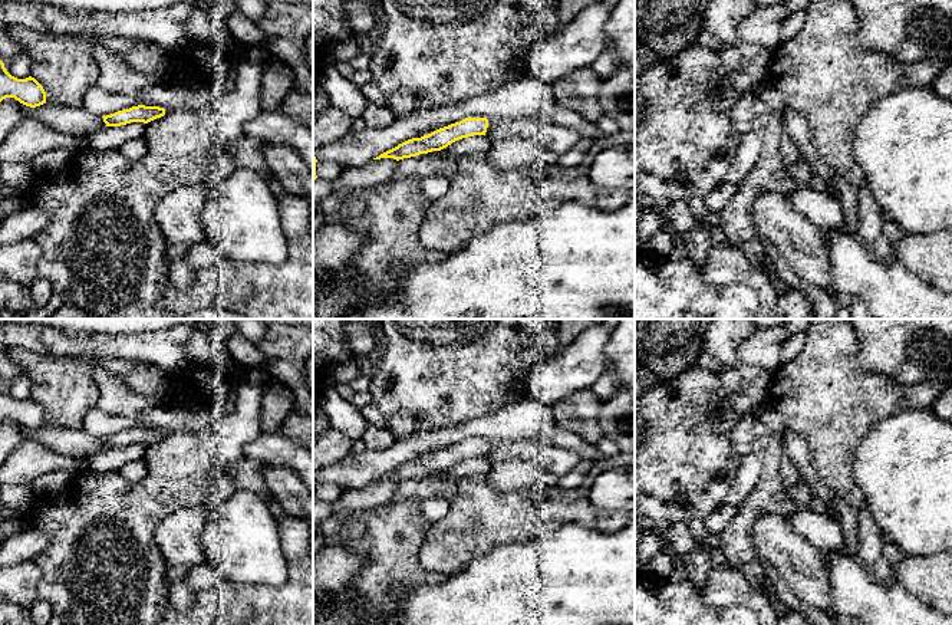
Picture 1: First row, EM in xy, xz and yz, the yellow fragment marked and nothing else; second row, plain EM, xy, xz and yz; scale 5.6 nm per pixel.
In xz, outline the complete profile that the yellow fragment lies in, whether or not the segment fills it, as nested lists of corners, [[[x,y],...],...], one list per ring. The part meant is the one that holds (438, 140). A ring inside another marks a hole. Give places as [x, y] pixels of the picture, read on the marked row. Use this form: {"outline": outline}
{"outline": [[[472,115],[421,138],[408,139],[373,159],[393,158],[399,161],[403,158],[416,157],[419,154],[441,151],[458,139],[474,135],[485,135],[485,132],[491,128],[493,121],[494,119],[488,116]]]}

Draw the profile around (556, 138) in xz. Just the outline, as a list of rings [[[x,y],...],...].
[[[536,118],[494,119],[485,135],[491,141],[501,141],[514,136],[527,138],[559,155],[570,151],[580,139],[579,132],[574,129]]]

